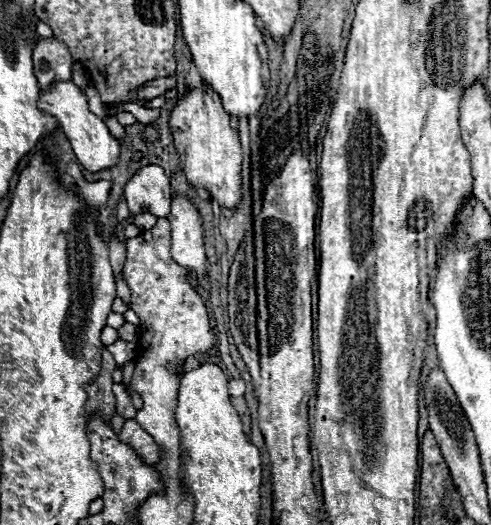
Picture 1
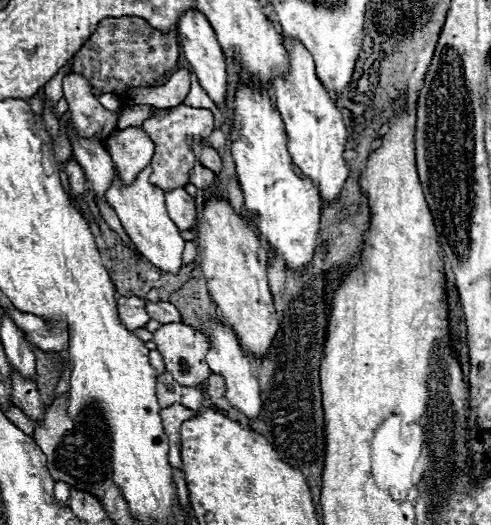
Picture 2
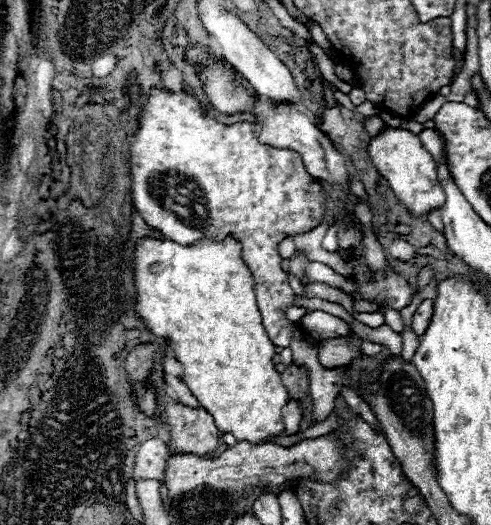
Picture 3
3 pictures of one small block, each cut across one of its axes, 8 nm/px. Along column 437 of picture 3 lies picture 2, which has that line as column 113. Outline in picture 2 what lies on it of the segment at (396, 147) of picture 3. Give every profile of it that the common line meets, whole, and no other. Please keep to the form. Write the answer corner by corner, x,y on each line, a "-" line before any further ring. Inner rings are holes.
146,166
132,184
124,184
120,174
114,172
114,180
112,180
110,188
106,190
106,200
116,210
118,218
122,222
122,228
134,242
136,250
144,258
148,258
148,262
152,262
154,266
160,266
160,270
168,270
168,272
176,274
176,270
182,264
182,250
184,250
186,240
180,236
178,226
170,220
170,216
166,212
164,190
154,186
148,180
150,174
152,174
152,168

